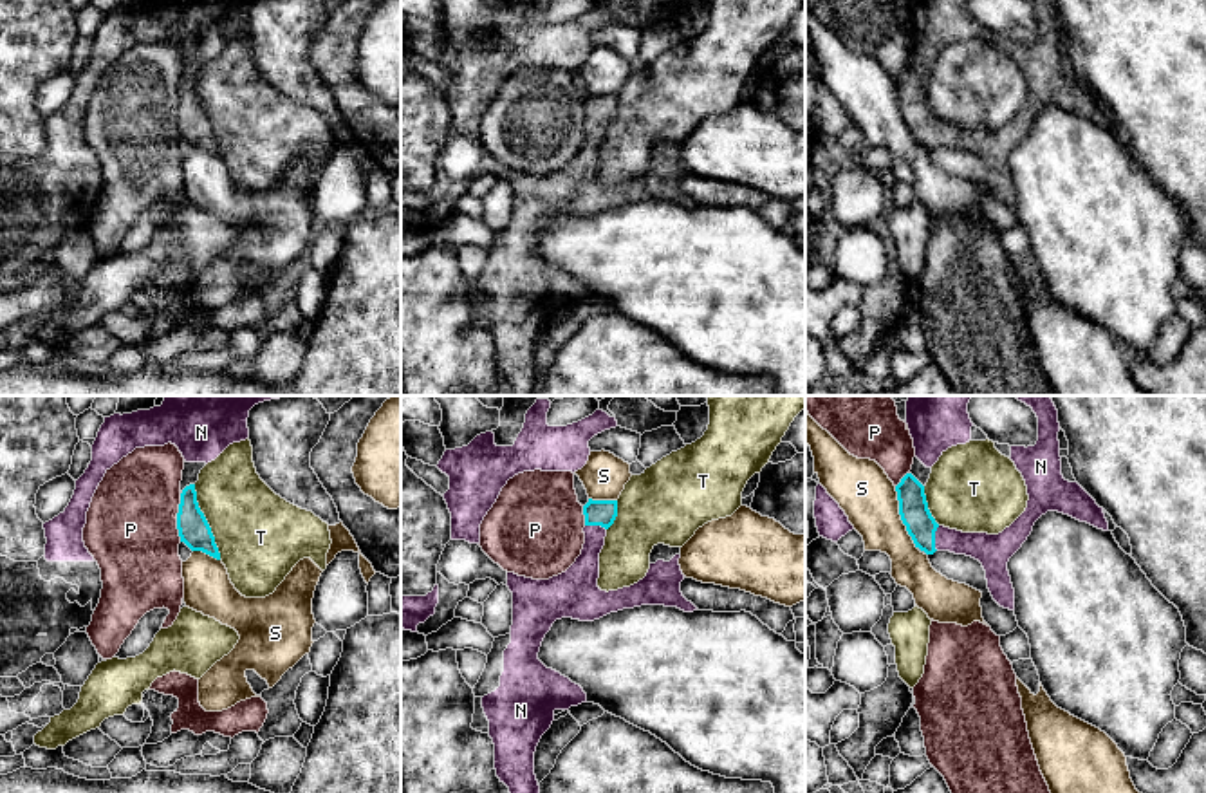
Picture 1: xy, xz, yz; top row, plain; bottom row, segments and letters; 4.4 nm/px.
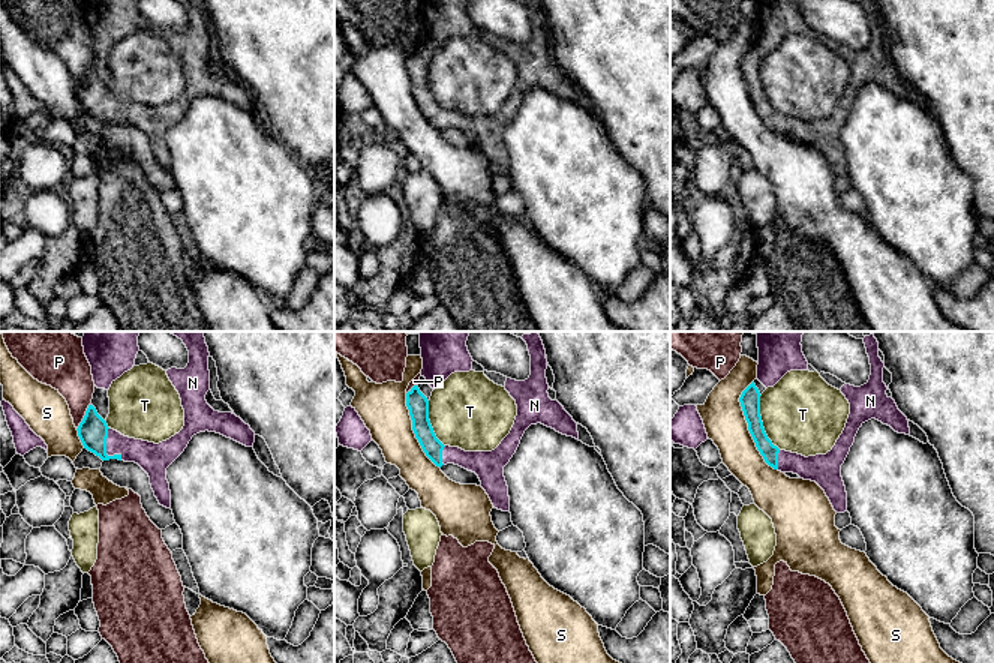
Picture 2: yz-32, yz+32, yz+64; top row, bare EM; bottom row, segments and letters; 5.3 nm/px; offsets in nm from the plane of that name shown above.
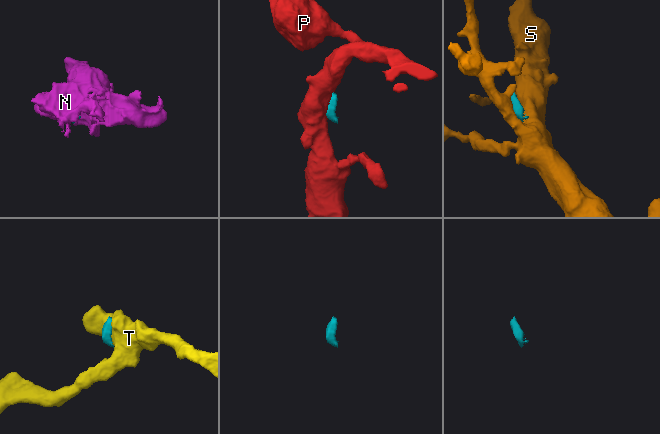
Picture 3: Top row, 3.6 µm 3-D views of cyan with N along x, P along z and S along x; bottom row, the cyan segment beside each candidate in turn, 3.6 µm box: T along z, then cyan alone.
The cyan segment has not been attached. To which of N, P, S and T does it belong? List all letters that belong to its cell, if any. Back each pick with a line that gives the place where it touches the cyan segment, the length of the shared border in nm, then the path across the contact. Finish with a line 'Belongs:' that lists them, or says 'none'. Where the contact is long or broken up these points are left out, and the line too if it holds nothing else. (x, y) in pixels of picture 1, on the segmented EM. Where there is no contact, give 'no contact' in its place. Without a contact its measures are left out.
N: yz (934, 539) | 110 nm | across yz (921, 526), (934, 539), (950, 539), (988, 550)
Belongs: N

